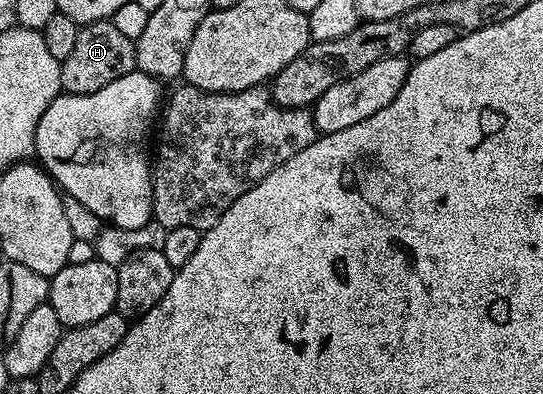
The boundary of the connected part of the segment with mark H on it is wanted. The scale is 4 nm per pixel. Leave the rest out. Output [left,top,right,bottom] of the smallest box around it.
[61,21,137,95]

